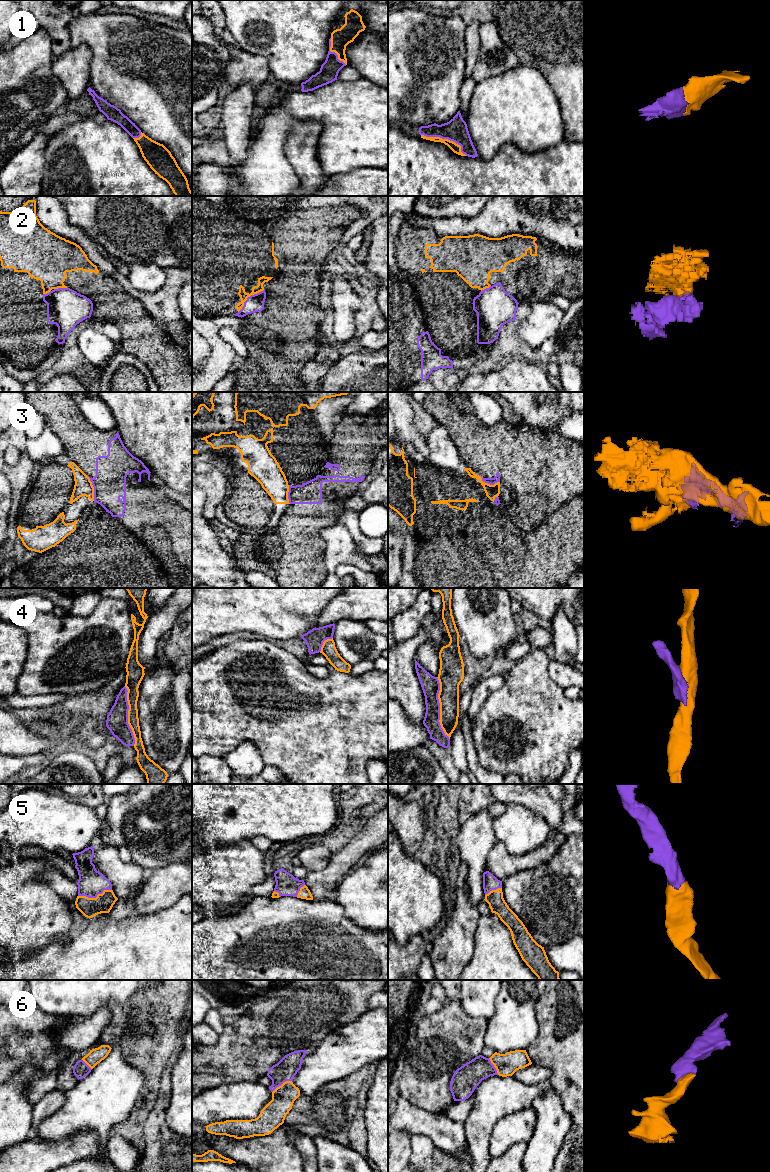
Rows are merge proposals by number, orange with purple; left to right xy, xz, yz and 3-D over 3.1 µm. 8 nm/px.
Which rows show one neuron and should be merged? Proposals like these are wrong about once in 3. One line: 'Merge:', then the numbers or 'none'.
Merge: 1, 5, 6

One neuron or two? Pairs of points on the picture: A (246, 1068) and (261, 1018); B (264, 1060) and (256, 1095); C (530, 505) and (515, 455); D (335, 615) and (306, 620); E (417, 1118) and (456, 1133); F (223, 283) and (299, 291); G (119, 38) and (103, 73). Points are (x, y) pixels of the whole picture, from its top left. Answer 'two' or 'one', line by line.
A: one
B: two
C: one
D: two
E: one
F: two
G: one

